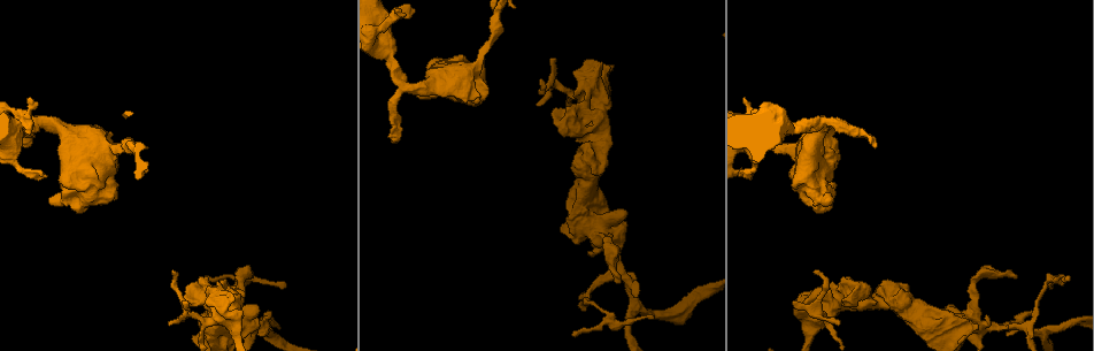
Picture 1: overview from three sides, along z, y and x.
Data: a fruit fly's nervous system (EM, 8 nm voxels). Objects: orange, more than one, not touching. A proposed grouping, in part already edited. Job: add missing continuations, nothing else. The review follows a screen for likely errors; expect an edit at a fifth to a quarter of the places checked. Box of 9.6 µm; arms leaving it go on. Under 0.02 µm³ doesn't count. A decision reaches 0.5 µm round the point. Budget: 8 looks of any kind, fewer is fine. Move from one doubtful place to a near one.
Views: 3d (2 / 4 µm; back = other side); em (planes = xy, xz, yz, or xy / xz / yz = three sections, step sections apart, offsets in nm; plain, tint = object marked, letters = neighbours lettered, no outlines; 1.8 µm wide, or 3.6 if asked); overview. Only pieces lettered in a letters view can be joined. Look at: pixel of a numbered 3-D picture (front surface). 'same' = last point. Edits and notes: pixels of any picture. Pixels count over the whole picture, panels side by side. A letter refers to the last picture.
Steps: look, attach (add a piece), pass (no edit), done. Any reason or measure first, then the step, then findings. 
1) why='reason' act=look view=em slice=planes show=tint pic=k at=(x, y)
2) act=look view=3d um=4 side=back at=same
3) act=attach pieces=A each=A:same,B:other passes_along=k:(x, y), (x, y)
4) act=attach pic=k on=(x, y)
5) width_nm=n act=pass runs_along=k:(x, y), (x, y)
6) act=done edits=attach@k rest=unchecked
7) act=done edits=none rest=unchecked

why='branch stops here' act=look view=em slice=planes show=plain pic=1 at=(98, 128)

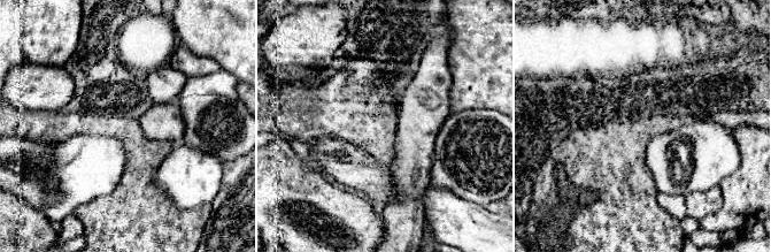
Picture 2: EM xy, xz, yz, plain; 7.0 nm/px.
act=look view=em slice=planes show=letters at=same

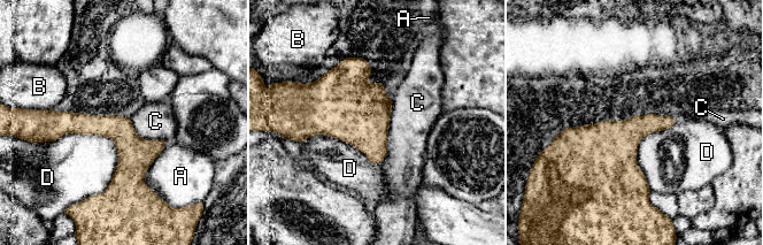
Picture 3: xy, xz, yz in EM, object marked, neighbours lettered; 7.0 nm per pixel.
act=pass each=A:other,B:other,C:other,D:other border=3:(393, 101), (387, 152), (380, 161) found='no lettered piece goes on from it'

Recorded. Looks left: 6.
why='branch stops here' act=look view=em slice=planes show=letters pic=1 at=(394, 142)

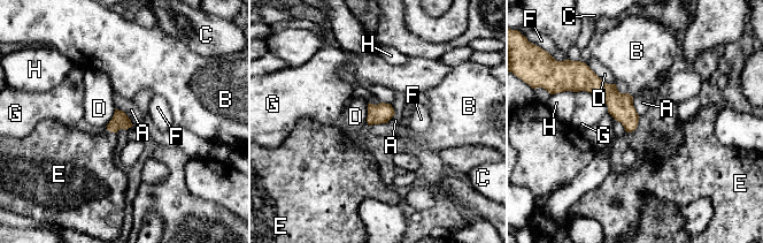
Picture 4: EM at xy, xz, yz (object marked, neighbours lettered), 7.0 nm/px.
width_nm=120 act=attach pieces=E each=A:other,B:other,C:other,D:other,E:same,F:other,G:other,H:other passes_along=4:(120, 120), (112, 131), (87, 158) found='it goes on there'

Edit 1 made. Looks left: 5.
act=look view=overview

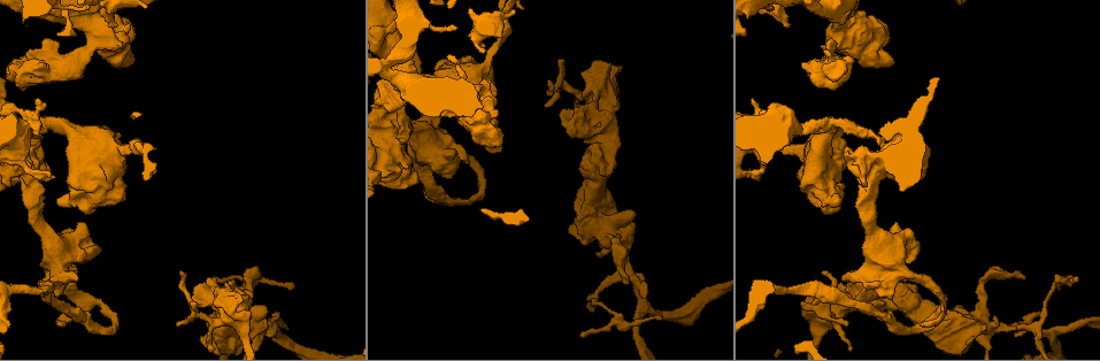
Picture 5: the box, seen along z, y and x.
why='an open end' act=look view=3d um=4 side=back pic=5 at=(78, 277)

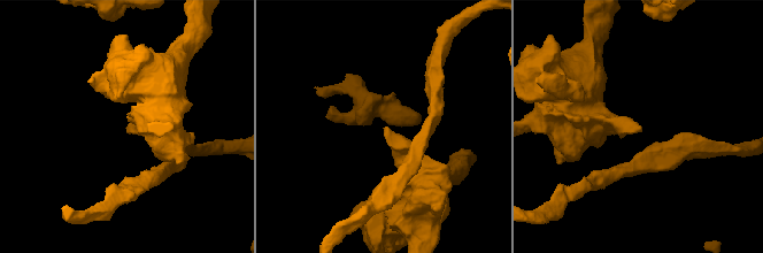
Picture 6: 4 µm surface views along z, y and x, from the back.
why='need the tissue' act=look view=em slice=planes show=letters pic=6 at=(131, 132)

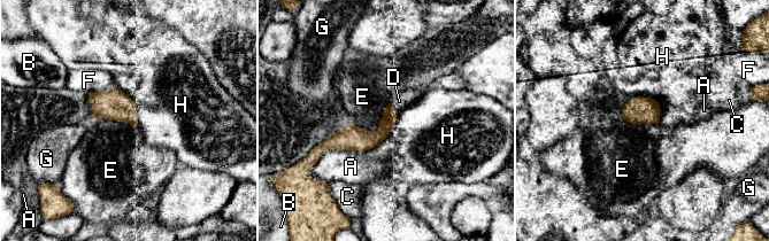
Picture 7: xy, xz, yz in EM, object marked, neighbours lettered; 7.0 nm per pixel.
act=attach pieces=D each=A:other,B:other,C:other,D:same,E:other,F:other,G:other,H:other found='it goes on there'

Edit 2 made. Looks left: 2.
act=done edits=attach@4,attach@7 rest=unchecked

